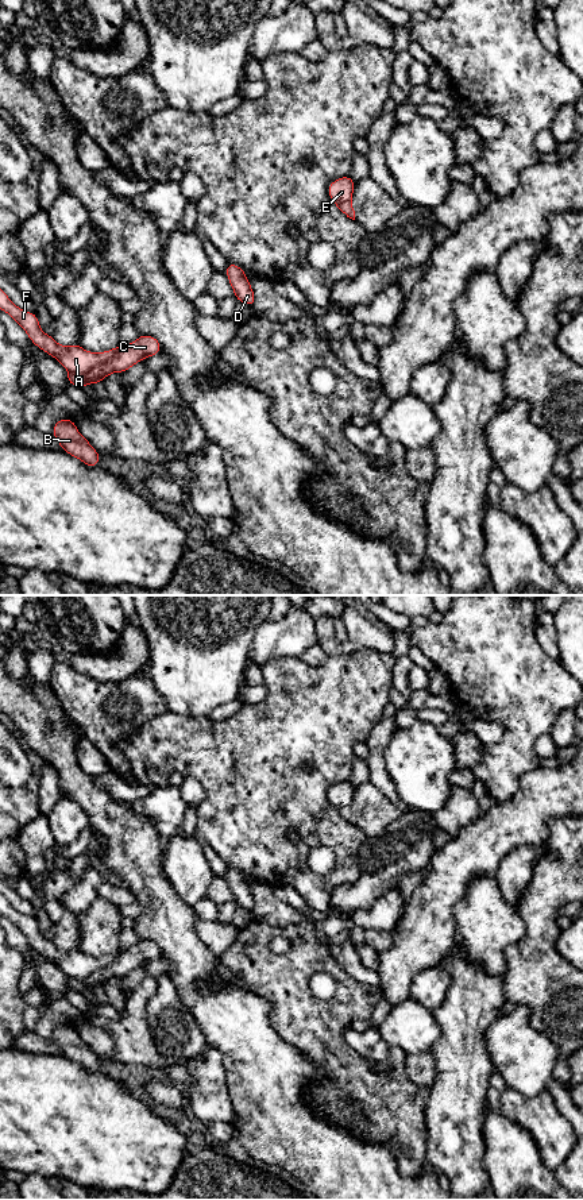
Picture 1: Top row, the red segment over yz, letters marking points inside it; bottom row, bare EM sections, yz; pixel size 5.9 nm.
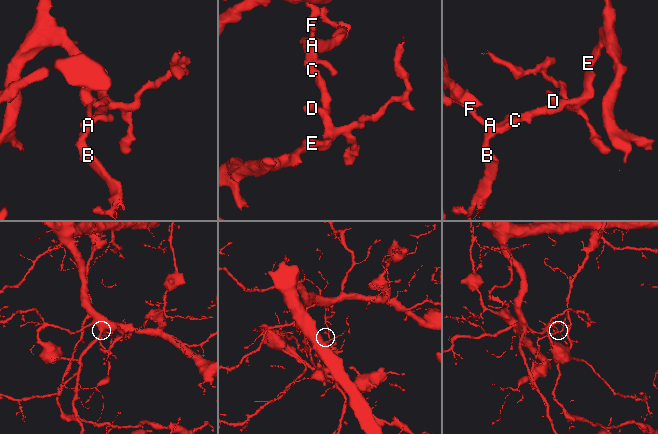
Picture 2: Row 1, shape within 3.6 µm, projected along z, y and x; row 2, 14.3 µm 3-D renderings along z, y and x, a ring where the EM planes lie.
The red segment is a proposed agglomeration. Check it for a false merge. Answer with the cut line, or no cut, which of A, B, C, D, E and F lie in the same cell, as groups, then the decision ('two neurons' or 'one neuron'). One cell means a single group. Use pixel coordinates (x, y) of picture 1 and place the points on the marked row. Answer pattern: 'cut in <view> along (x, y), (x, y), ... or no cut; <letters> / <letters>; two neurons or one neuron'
cut in yz along (123, 347), (114, 358), (93, 365), (84, 373), (69, 373); A F / B C D E; two neurons

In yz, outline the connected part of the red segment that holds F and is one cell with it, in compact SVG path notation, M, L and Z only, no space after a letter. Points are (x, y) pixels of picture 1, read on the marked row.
M1 288L0 310L8 313L26 331L38 348L55 358L69 373L85 374L93 366L115 359L123 348L119 344L109 351L94 354L84 350L80 344L59 346L51 335L42 332L38 316L16 306Z

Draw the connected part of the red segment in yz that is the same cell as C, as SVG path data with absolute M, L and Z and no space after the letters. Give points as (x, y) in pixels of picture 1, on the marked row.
M140 335L135 342L124 346L115 359L93 366L85 374L67 373L67 383L81 389L88 383L101 383L109 374L123 374L142 359L157 355L161 351L162 347L158 339L150 335Z

